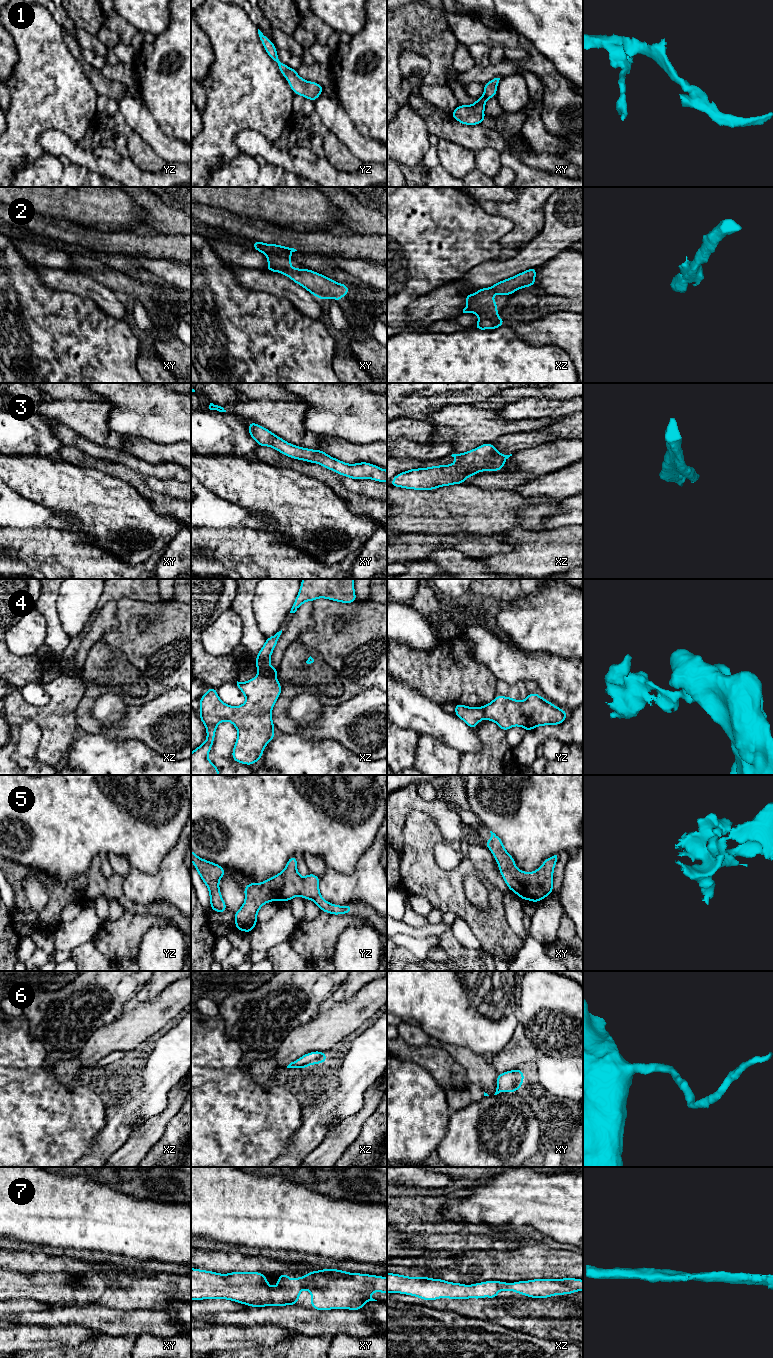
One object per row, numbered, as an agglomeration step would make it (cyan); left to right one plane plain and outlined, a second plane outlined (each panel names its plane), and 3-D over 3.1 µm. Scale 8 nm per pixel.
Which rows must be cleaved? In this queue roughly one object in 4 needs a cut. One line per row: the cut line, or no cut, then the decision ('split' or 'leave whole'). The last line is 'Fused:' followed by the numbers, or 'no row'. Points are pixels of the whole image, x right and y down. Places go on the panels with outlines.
1: cut none; leave whole
2: cut none; leave whole
3: cut none; leave whole
4: cut xz (258, 674), (275, 677); split
5: cut none; leave whole
6: cut none; leave whole
7: cut none; leave whole
Fused: 4

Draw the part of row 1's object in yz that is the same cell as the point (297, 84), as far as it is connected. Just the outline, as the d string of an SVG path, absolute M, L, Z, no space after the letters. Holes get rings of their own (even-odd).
M259 29L258 34L267 54L273 61L278 64L280 72L288 80L288 84L295 95L304 96L312 102L315 101L323 92L324 87L316 82L306 81L302 79L297 74L295 69L283 64L278 58L276 46L271 42L271 40Z

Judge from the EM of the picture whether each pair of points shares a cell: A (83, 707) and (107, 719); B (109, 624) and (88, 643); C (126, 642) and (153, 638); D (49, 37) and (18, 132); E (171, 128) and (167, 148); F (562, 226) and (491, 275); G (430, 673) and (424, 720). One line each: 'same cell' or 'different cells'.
A: different cells
B: same cell
C: same cell
D: same cell
E: different cells
F: same cell
G: different cells

